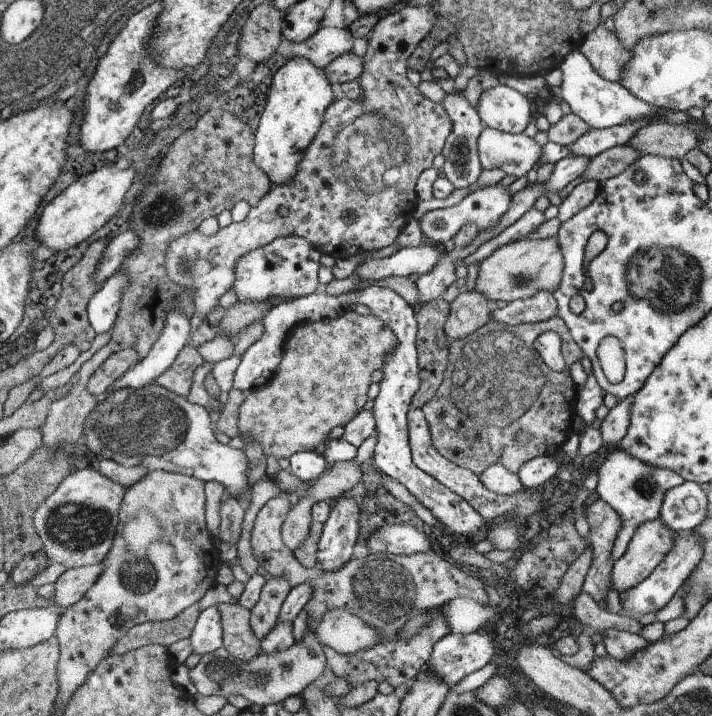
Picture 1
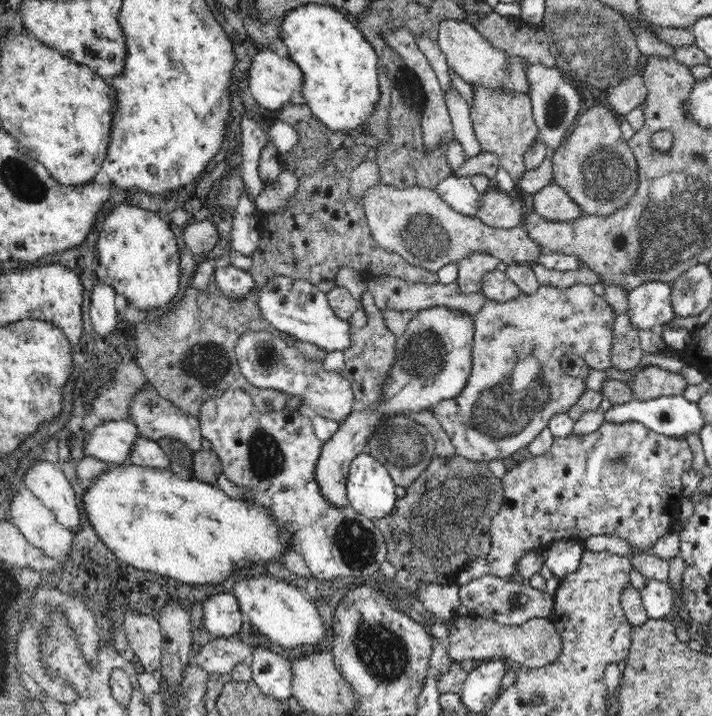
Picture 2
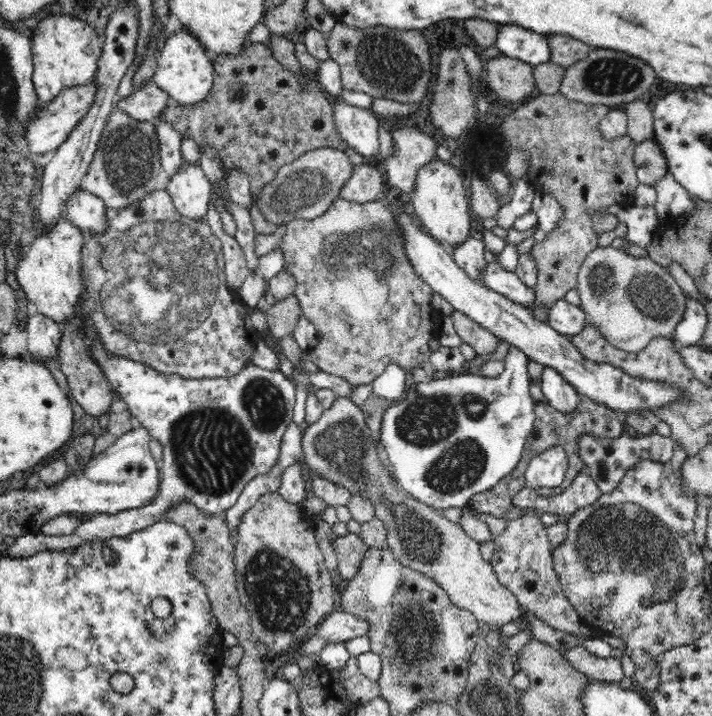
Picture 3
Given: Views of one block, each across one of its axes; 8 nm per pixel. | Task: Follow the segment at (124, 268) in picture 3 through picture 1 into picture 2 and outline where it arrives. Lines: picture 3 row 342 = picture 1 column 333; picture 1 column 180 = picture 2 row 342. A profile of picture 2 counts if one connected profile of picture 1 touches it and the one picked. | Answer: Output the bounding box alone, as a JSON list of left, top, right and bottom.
[236,332,354,424]

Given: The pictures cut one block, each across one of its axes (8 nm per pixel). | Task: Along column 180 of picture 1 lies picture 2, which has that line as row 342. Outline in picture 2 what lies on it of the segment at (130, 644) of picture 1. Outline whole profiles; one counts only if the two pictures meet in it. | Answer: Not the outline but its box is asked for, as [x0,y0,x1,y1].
[610,314,646,370]

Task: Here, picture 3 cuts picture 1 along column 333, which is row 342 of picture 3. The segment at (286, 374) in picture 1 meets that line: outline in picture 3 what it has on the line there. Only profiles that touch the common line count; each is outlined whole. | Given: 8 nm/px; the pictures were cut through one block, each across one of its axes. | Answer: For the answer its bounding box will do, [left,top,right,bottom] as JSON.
[282,198,442,386]

